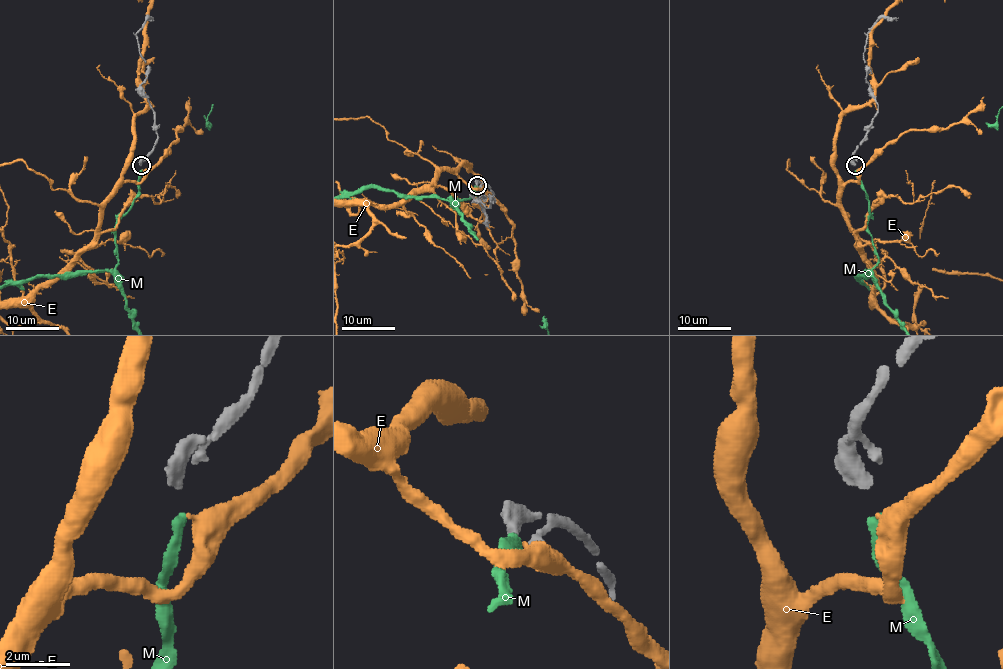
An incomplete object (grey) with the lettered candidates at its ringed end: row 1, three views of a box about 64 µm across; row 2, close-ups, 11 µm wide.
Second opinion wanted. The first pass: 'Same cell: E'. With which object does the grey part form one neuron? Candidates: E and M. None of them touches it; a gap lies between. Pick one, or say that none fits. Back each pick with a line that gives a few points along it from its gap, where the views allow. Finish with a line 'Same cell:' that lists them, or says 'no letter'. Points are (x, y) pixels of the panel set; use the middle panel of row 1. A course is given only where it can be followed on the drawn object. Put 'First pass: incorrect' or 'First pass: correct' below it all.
Same cell: M
First pass: incorrect

